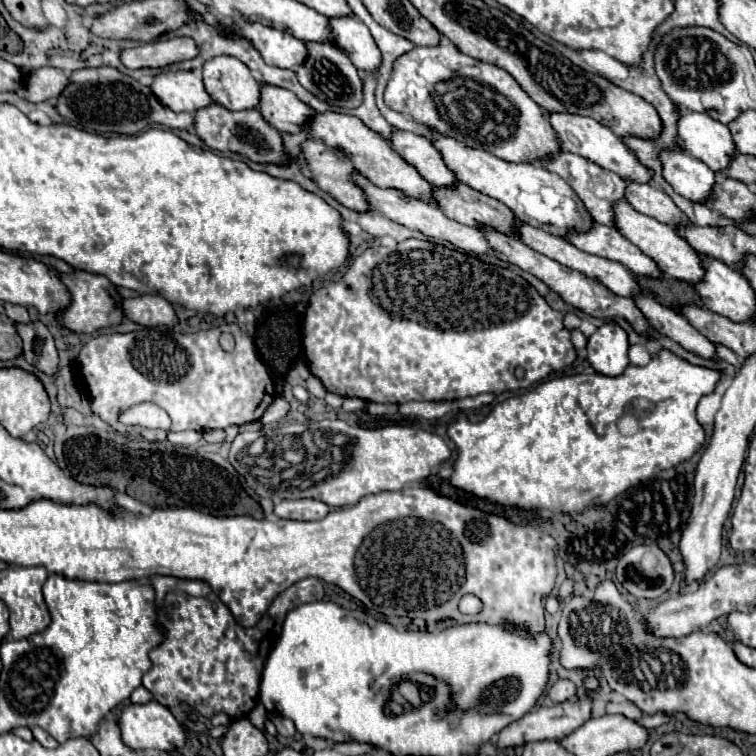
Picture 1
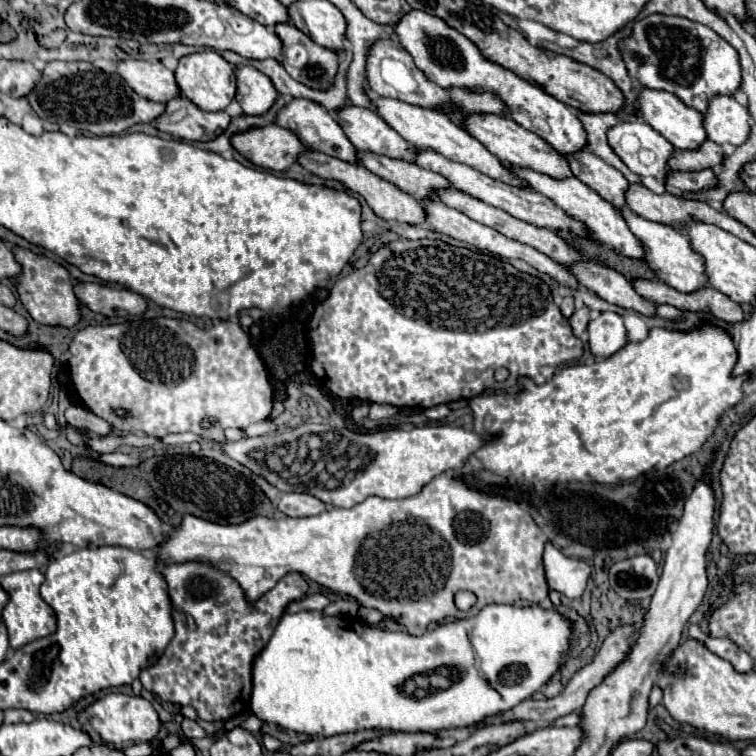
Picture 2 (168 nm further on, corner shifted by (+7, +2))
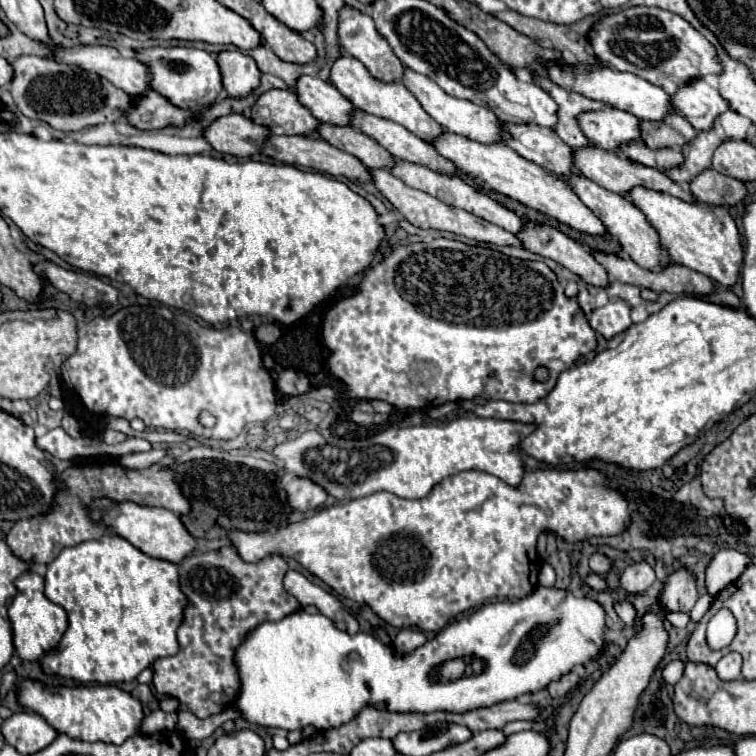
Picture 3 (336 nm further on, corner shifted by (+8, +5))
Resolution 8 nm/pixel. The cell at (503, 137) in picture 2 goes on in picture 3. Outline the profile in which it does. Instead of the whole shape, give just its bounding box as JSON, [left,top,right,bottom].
[402,68,502,144]

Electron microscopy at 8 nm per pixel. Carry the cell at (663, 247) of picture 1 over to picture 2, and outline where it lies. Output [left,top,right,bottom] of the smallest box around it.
[513,167,645,261]

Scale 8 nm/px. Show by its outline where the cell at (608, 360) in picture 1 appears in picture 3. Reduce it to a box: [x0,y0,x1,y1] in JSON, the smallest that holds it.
[590,300,632,338]

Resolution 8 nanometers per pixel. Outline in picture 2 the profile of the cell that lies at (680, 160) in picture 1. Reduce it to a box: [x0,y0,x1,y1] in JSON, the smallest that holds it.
[609,119,673,183]

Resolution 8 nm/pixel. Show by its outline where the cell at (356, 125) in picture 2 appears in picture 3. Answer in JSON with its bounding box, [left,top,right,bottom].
[294,74,354,126]

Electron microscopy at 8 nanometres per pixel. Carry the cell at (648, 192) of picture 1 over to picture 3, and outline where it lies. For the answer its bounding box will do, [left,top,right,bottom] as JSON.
[502,122,572,174]

